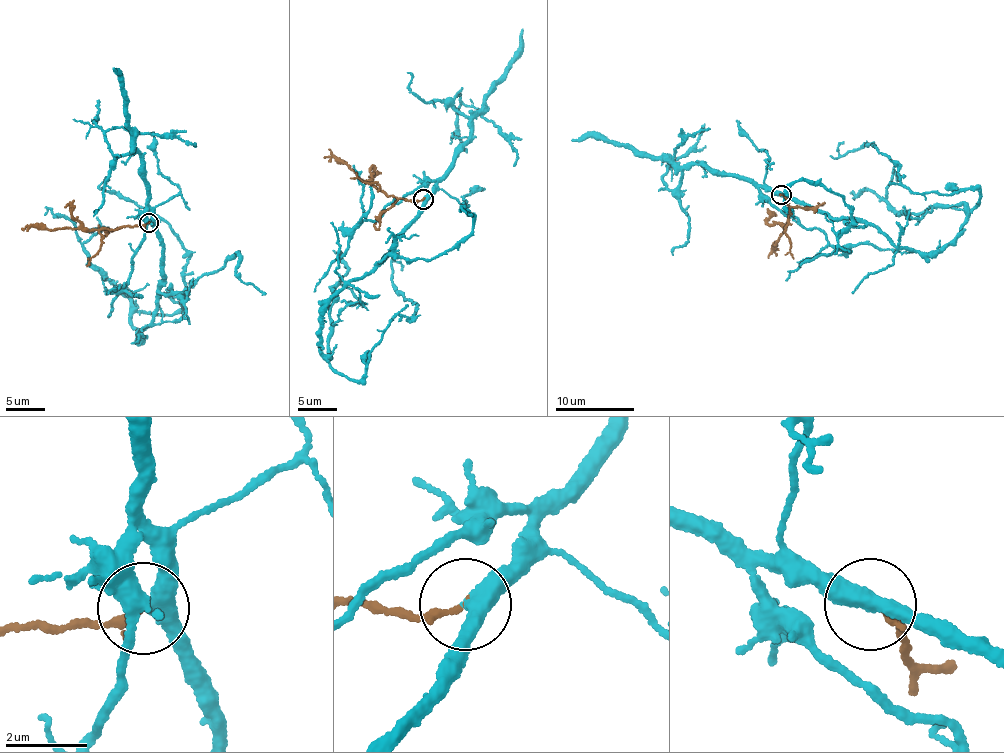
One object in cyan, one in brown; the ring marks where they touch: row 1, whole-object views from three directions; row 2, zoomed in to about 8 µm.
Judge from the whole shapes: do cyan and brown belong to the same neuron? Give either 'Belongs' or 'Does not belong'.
Belongs

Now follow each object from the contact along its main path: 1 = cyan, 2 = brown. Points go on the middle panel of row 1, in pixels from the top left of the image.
1: (424, 199), (380, 265), (329, 300), (329, 366), (355, 380), (389, 322), (411, 319), (392, 262), (401, 271)
2: (424, 199), (411, 201), (387, 197), (343, 163), (323, 157)

